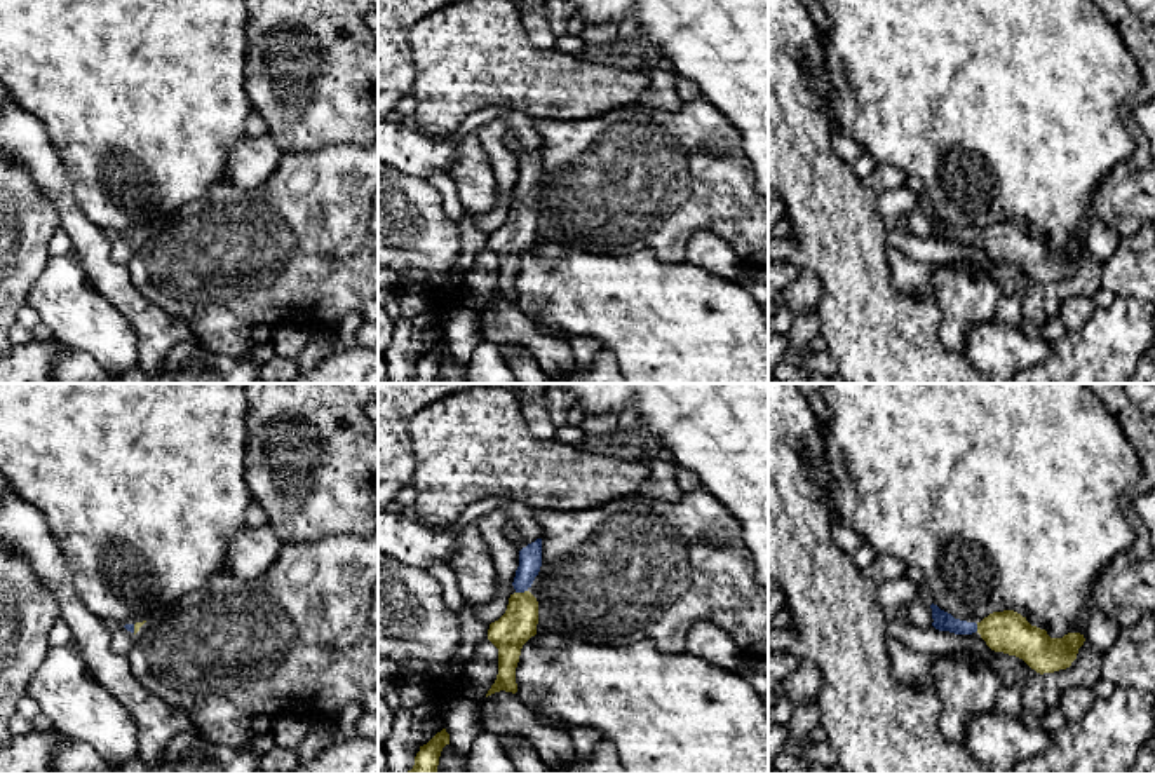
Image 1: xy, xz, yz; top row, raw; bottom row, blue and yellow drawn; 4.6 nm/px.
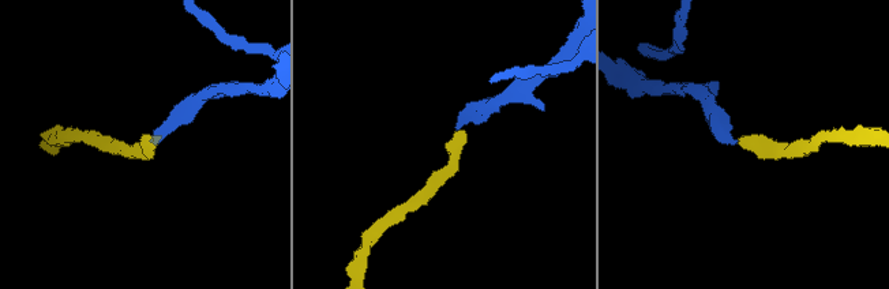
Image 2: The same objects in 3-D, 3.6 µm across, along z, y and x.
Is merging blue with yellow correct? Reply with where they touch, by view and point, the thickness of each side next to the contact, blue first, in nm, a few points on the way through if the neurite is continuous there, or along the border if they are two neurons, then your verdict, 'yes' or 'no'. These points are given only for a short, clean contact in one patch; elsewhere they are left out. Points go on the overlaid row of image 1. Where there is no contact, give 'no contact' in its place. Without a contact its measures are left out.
xz (521, 591) | 110/170 nm | across xz (530, 558), (521, 591), (521, 617), (518, 624) | yes

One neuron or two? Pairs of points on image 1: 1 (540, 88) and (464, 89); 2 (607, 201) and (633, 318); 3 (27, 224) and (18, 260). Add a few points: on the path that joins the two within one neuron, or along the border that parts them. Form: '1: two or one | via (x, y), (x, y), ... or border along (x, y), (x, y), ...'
1: one | via (521, 88), (483, 88)
2: two | border along (579, 248), (648, 248), (659, 260)
3: one | via (20, 232), (18, 251)

